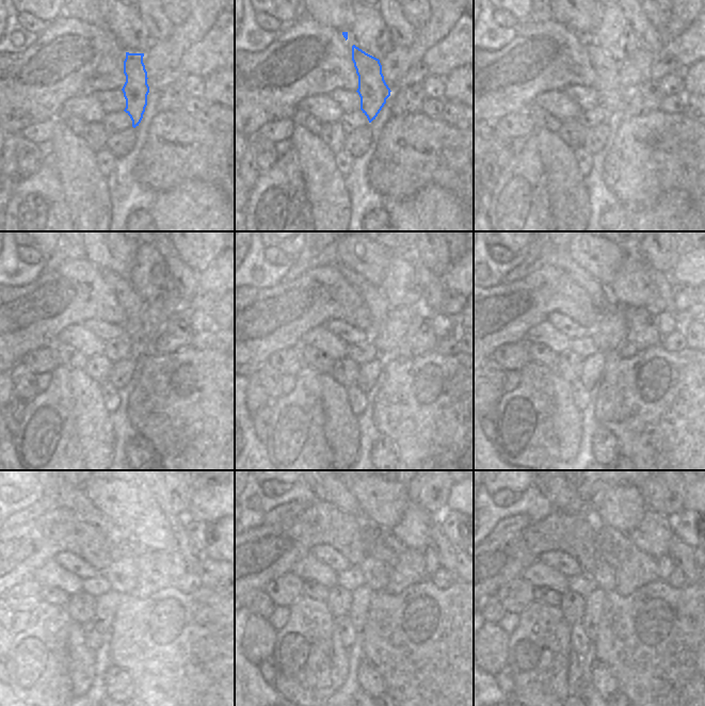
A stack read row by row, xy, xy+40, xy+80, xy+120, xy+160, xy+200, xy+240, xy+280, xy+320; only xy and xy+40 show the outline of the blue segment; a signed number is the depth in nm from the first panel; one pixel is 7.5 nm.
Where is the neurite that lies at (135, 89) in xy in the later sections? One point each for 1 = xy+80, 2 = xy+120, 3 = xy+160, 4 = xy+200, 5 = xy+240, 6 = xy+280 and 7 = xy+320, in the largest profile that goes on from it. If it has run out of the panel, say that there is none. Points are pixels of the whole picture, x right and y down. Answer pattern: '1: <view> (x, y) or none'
1: xy+80 (612, 98)
2: xy+120 (130, 302)
3: xy+160 (377, 303)
4: xy+200 (563, 261)
5: xy+240 (75, 497)
6: xy+280 (335, 492)
7: xy+320 (564, 495)

